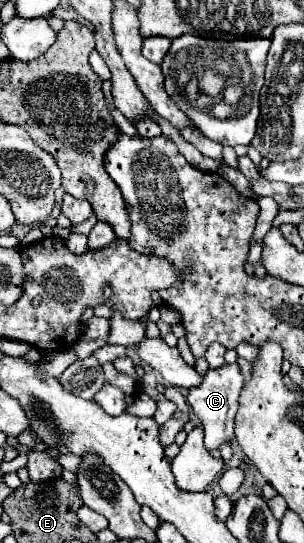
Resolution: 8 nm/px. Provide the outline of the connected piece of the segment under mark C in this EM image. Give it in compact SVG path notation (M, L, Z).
M237 363L233 365L221 365L219 369L209 369L203 383L195 389L189 391L187 395L187 401L191 403L195 415L201 419L203 423L203 429L205 429L205 447L211 451L211 449L219 449L221 443L233 439L233 419L235 419L235 413L237 413L237 399L239 399L239 393L241 393L241 387L243 387L243 375L241 375L241 369Z

